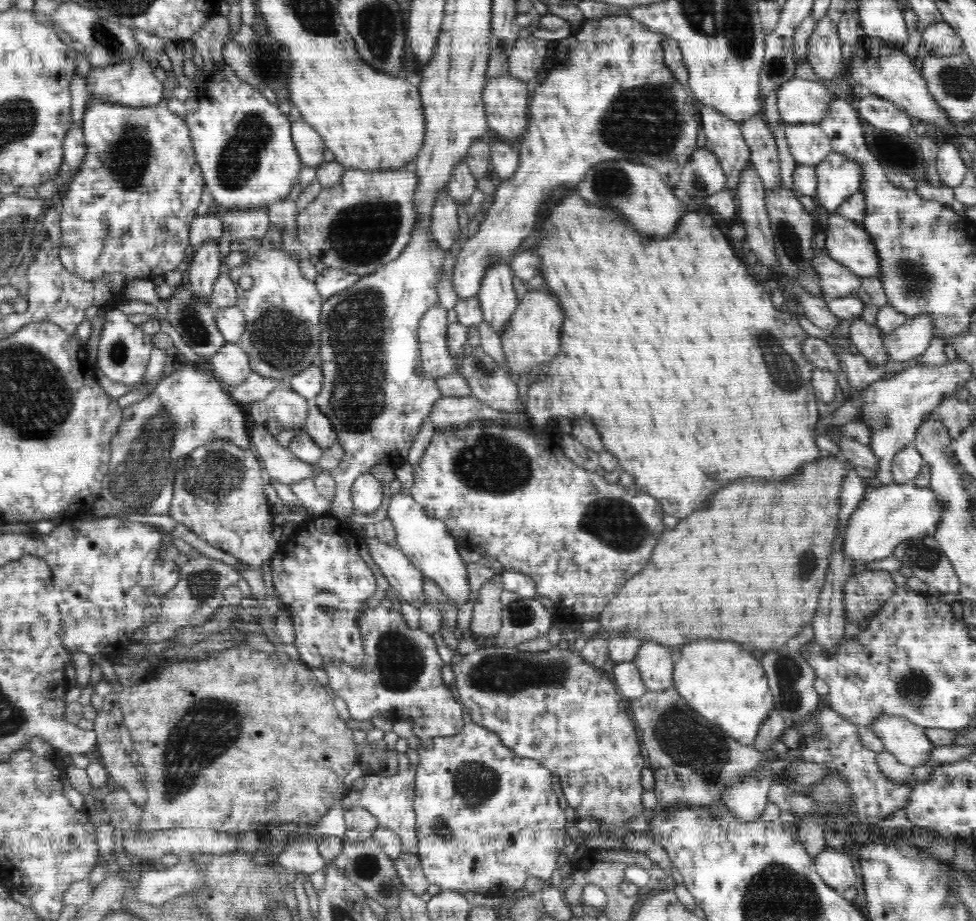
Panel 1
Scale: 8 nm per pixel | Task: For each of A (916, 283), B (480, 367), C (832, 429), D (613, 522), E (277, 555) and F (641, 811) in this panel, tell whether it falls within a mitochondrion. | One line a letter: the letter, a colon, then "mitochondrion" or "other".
A: mitochondrion
B: mitochondrion
C: other
D: mitochondrion
E: other
F: other

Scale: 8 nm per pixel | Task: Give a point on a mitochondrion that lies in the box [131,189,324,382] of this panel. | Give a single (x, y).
(286, 341)

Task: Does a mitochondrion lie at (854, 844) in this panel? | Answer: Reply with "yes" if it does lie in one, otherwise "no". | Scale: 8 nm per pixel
no

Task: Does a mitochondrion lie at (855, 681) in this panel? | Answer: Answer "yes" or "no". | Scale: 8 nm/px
no

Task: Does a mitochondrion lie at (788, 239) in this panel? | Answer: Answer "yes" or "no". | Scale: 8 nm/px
yes

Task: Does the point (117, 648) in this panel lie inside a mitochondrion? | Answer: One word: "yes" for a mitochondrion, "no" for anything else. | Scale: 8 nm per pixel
no

